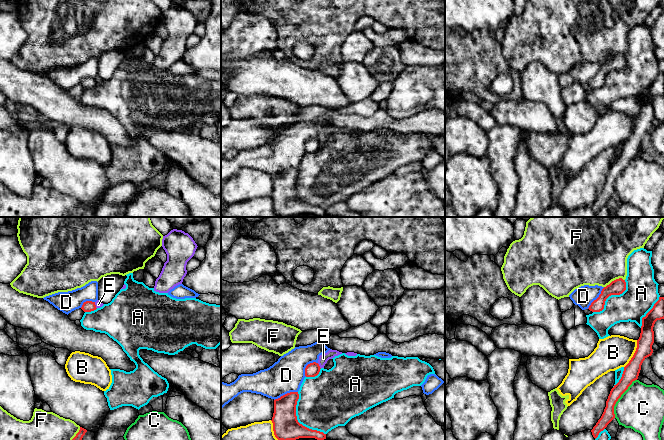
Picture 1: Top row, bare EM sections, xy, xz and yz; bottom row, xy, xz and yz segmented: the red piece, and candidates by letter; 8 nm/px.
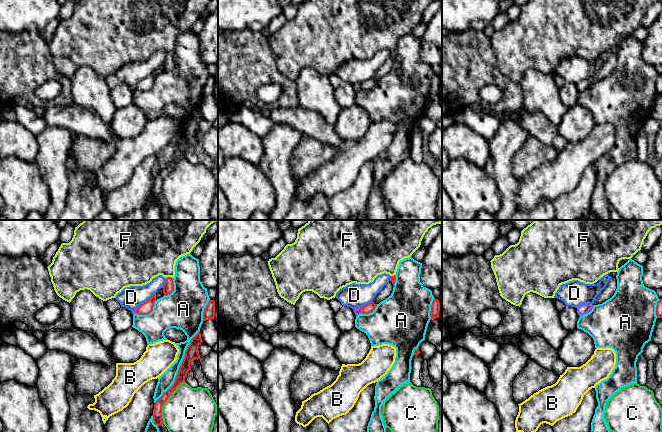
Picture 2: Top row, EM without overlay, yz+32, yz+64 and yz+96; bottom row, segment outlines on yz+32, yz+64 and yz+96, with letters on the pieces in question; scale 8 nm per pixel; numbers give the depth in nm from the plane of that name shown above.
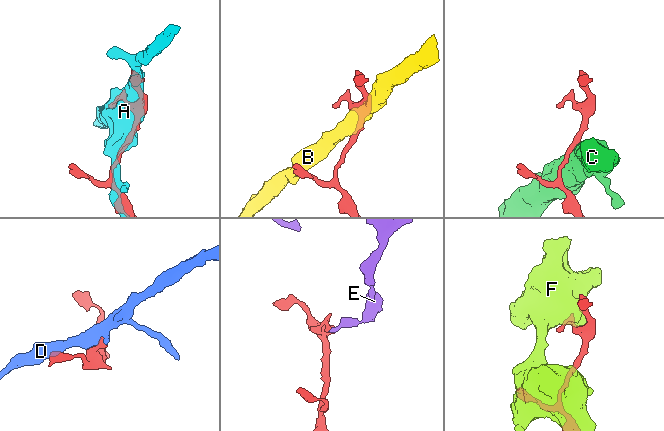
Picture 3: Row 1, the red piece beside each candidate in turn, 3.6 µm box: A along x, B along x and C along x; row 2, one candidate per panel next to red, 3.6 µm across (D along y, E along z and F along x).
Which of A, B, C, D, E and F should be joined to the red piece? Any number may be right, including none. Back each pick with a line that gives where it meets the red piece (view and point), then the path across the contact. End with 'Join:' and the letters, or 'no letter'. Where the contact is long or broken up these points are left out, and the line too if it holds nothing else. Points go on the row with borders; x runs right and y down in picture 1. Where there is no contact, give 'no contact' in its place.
Join: no letter

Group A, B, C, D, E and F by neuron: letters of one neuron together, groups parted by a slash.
A / B / C / D / E / F

